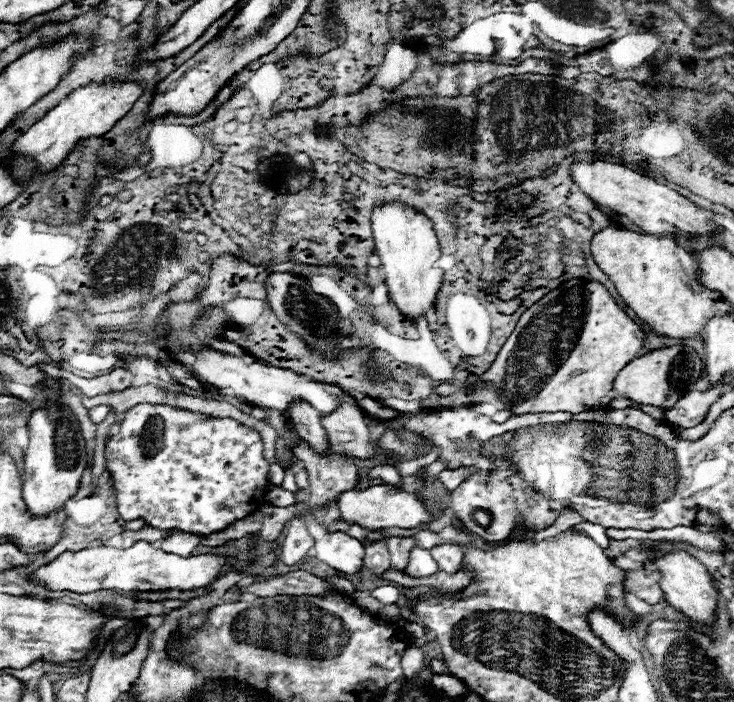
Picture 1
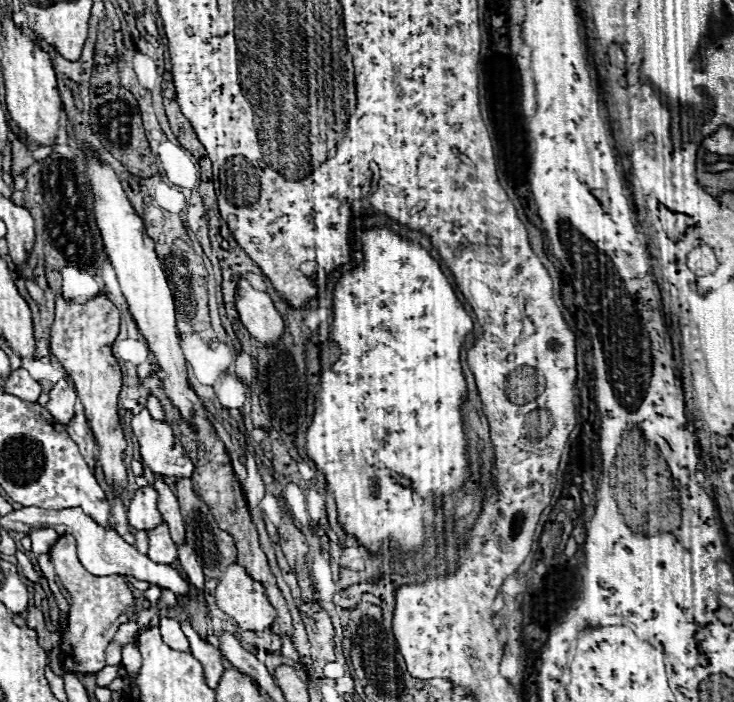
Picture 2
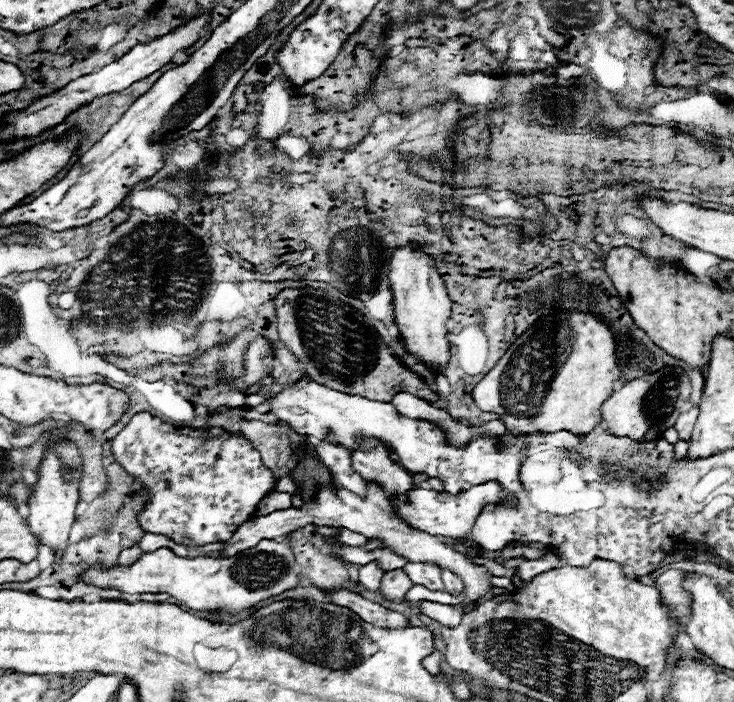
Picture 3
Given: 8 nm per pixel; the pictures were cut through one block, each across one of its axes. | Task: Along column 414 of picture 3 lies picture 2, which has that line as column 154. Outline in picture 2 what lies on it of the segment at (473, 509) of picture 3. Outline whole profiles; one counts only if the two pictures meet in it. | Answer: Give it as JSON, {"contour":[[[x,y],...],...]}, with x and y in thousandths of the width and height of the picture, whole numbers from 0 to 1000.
{"contour":[[[207,692],[185,698],[174,724],[174,744],[185,755],[207,755],[221,746],[221,735],[215,729],[215,701]]]}

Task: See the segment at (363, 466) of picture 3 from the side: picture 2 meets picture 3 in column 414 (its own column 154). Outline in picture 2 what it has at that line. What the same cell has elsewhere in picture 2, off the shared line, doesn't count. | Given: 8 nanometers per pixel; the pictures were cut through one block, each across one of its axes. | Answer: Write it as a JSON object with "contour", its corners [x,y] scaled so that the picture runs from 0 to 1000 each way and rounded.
{"contour":[[[218,681],[210,687],[210,695],[215,698],[215,726],[221,729],[221,738],[232,752],[234,769],[237,769],[240,778],[248,778],[253,772],[253,764],[251,764],[251,744],[248,744],[248,735],[245,735],[245,726],[243,726],[240,707],[229,695],[229,689],[221,687]]]}

